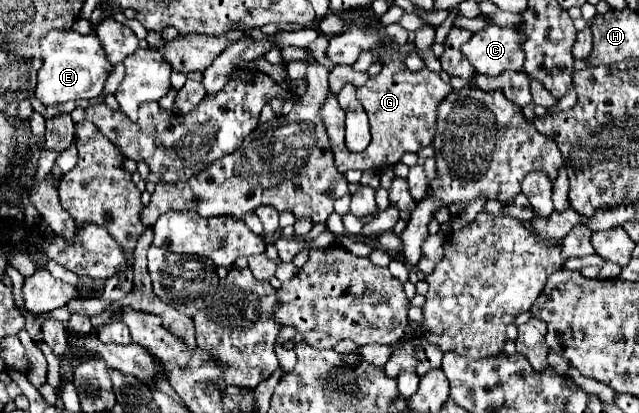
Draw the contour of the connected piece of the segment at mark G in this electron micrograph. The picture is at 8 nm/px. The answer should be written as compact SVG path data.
M386 58L382 71L358 87L358 101L370 117L370 131L376 133L368 149L362 153L350 153L344 143L344 133L328 133L338 171L380 169L382 165L398 163L406 151L418 151L430 145L436 133L436 105L450 93L450 89L450 83L444 83L438 73L426 67L410 71L402 61Z

